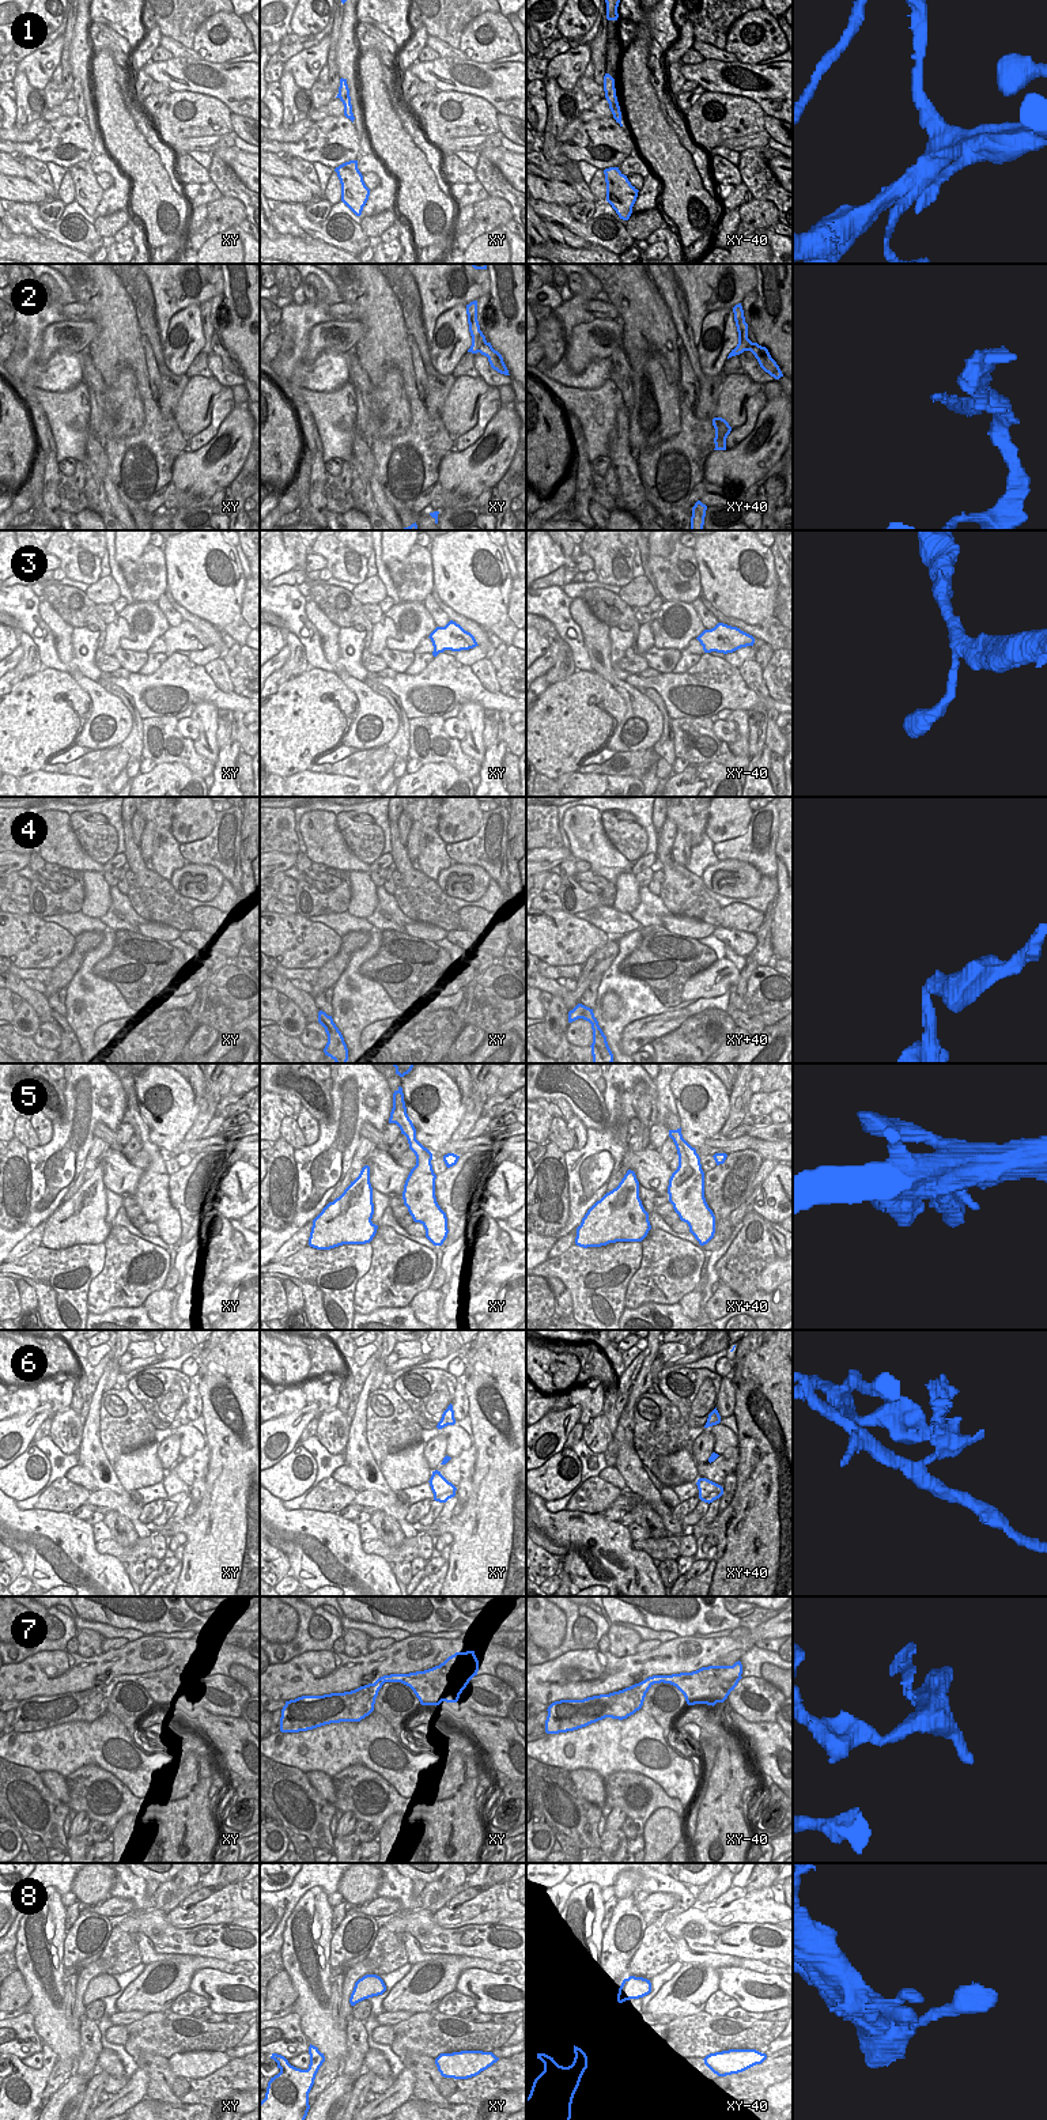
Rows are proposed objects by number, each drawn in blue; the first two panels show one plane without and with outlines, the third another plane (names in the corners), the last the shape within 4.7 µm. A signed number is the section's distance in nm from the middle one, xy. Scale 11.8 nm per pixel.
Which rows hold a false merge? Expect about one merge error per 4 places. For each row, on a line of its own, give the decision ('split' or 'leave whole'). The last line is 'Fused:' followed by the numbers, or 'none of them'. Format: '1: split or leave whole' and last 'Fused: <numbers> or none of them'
1: split
2: leave whole
3: leave whole
4: leave whole
5: leave whole
6: split
7: leave whole
8: leave whole
Fused: 1, 6

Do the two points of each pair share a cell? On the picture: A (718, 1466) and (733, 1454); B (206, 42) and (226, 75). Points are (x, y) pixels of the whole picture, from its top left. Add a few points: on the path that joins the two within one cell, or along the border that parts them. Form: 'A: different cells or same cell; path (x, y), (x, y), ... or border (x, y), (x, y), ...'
A: same cell; path (722, 1465), (729, 1458)
B: different cells; border (203, 59), (211, 63), (226, 63)

